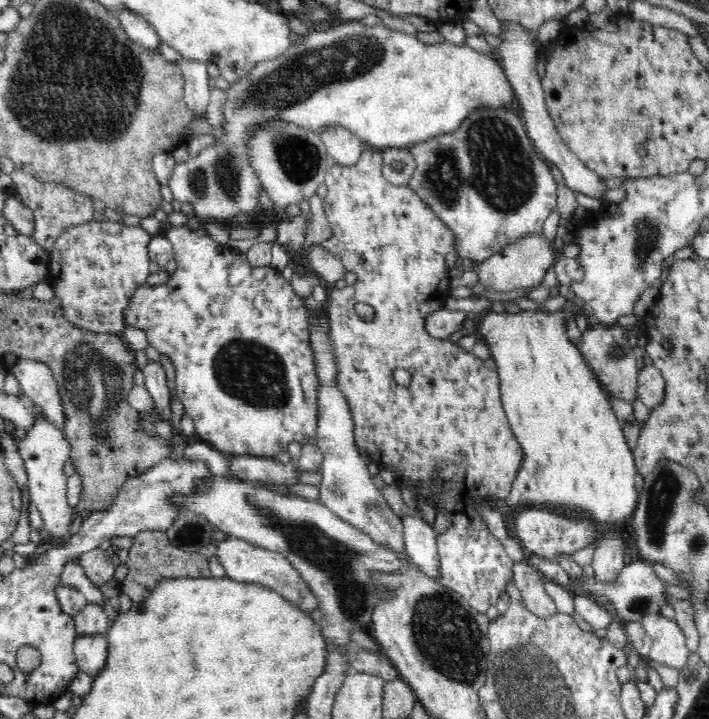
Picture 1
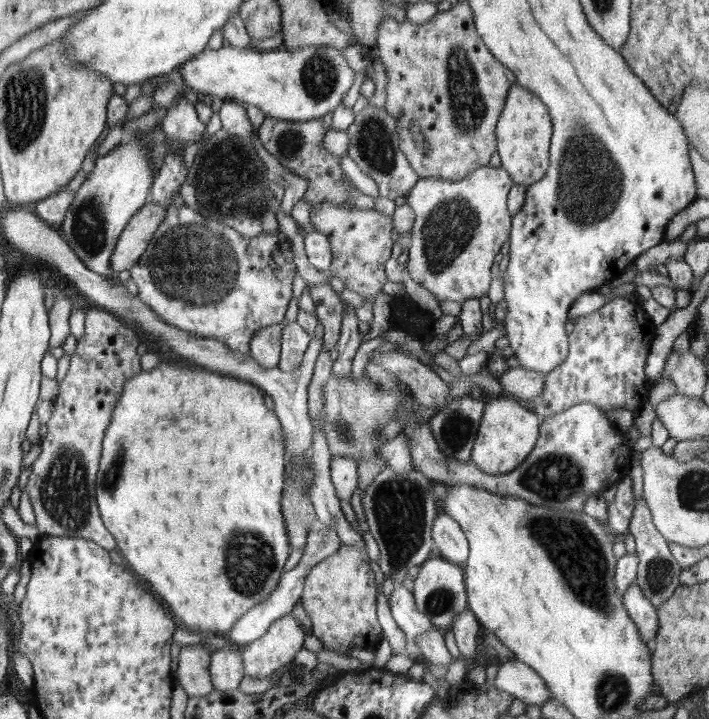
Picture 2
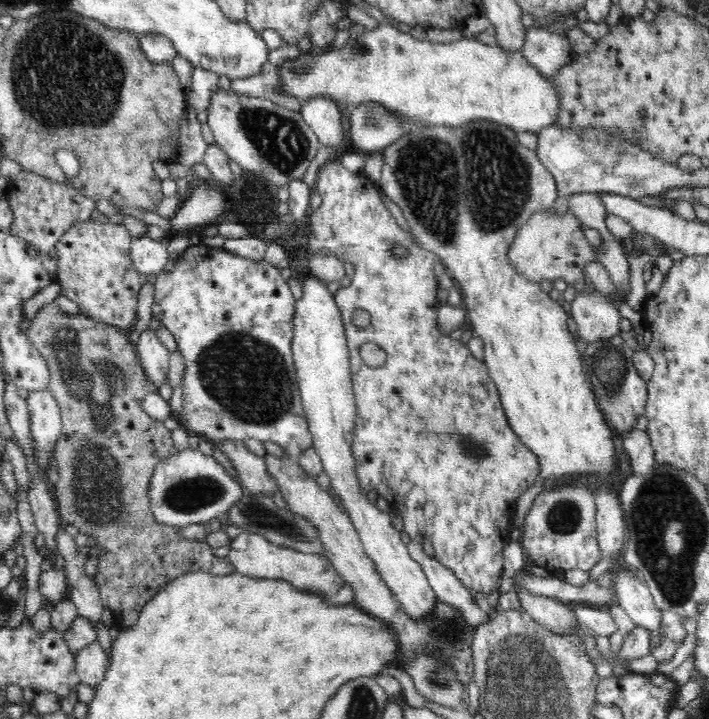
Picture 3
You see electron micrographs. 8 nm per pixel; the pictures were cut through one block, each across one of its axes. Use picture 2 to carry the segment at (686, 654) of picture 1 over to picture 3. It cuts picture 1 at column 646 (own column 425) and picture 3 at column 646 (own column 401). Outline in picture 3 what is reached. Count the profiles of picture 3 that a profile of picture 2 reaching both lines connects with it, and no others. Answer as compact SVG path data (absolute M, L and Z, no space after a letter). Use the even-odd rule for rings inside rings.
M626 574L618 576L618 582L614 584L614 588L618 592L620 606L634 620L636 628L648 632L650 652L658 650L666 634L662 626L662 610L656 606L650 588L642 580L626 576Z

